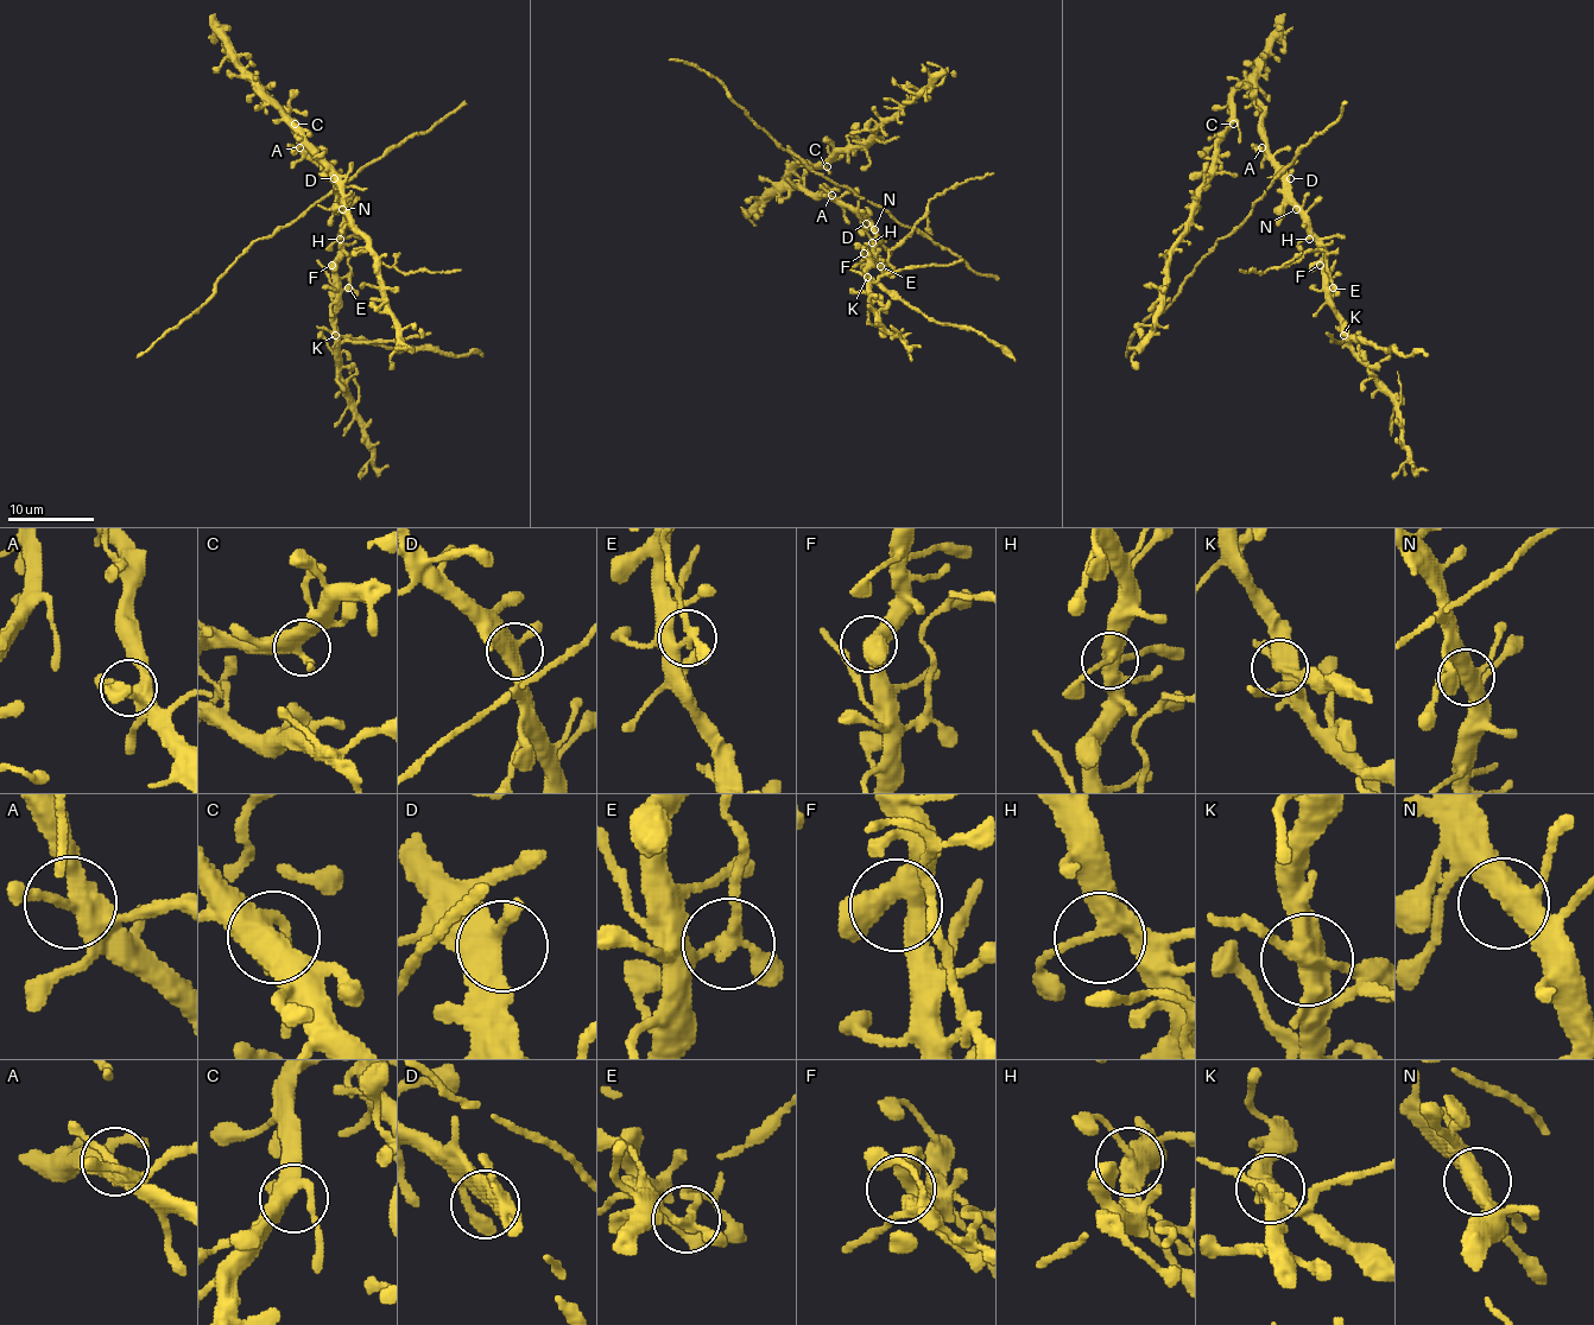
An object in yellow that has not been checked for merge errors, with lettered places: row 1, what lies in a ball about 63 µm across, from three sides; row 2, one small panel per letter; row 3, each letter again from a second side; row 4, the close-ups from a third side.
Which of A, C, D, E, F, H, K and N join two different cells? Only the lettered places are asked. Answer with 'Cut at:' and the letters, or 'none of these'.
Cut at: E, K

